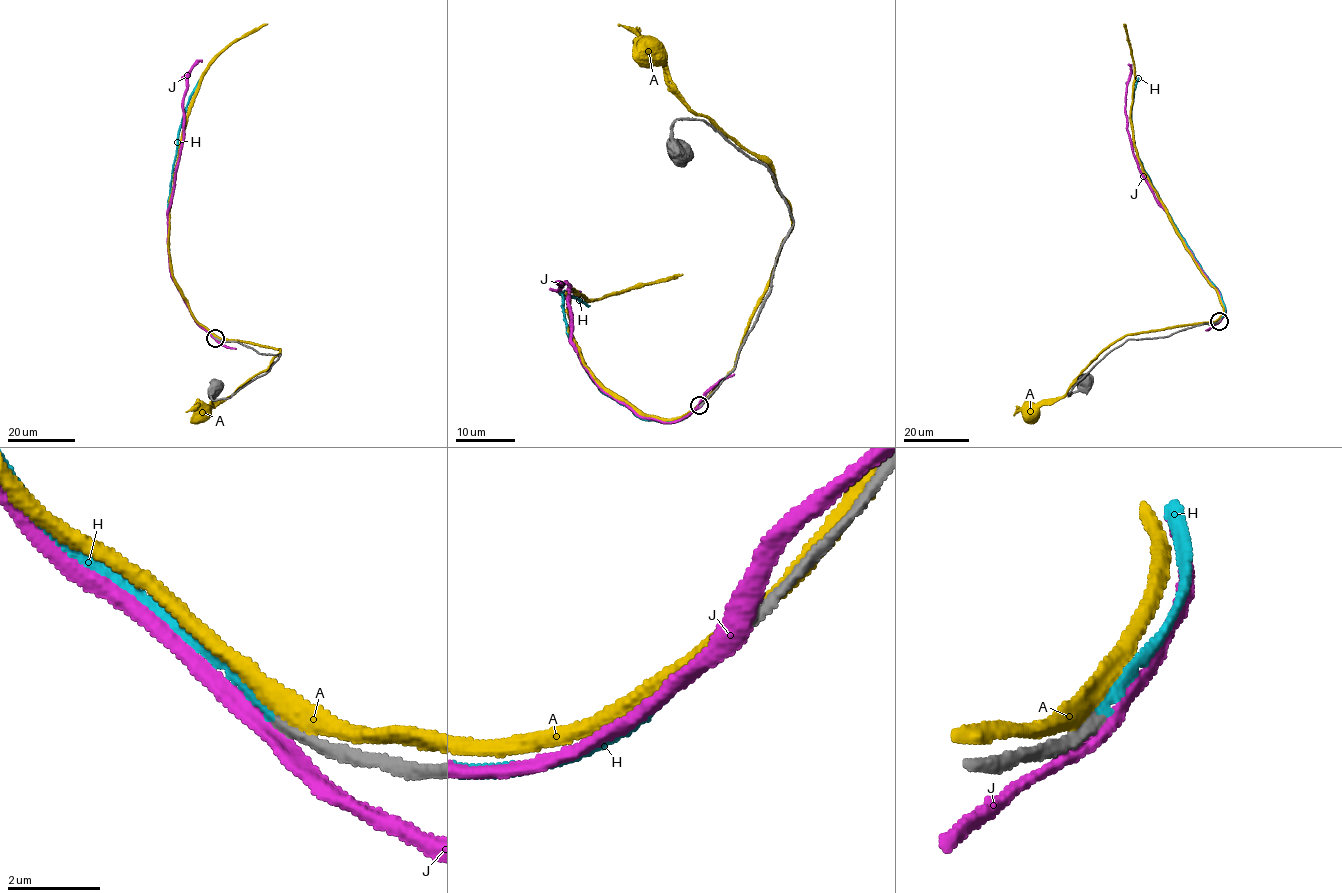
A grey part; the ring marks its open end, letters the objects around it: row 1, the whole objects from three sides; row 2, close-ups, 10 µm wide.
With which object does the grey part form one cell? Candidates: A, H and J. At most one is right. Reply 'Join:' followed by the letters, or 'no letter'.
Join: H

